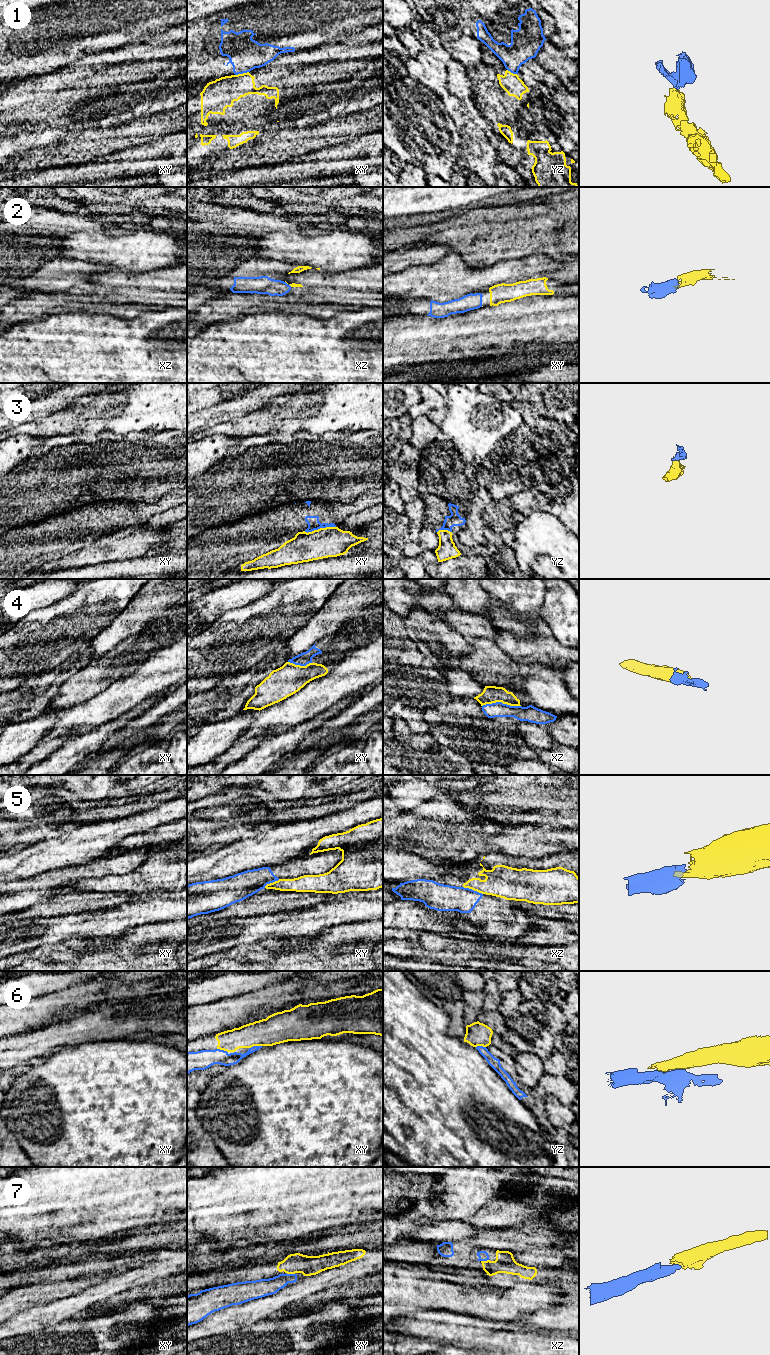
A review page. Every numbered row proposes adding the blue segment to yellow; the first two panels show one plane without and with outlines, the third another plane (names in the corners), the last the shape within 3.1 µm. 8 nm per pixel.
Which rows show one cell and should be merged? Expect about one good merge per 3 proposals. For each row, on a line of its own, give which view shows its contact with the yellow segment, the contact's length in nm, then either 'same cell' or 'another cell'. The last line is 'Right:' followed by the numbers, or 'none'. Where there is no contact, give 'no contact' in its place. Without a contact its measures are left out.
1: meets yellow in xy; contact 120 nm long; another cell
2: meets yellow in xz; contact 40 nm long; same cell
3: meets yellow in xy; contact 260 nm long; another cell
4: meets yellow in xz; contact 320 nm long; same cell
5: meets yellow in xz; contact 170 nm long; another cell
6: meets yellow in xy; contact 110 nm long; same cell
7: meets yellow in xy; contact 70 nm long; same cell
Right: 2, 4, 6, 7

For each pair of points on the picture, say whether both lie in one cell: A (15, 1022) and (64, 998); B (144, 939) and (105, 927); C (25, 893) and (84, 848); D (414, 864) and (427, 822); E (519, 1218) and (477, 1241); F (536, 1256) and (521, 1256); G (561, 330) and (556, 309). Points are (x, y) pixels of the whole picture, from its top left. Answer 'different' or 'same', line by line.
A: same
B: different
C: different
D: different
E: different
F: same
G: same

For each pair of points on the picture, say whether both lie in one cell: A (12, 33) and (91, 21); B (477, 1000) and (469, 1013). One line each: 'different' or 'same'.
A: same
B: same

